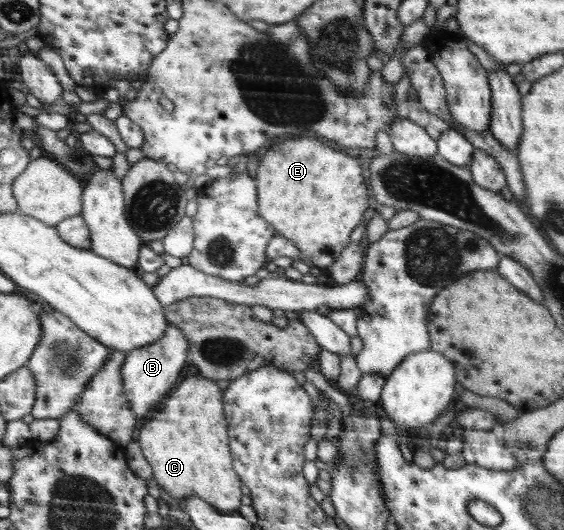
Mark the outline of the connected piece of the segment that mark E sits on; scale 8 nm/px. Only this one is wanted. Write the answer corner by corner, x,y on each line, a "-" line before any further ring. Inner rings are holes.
314,137
285,139
267,146
258,165
256,185
260,185
260,213
272,221
280,235
298,246
304,258
312,260
314,267
323,270
335,264
338,255
343,254
342,249
348,247
350,233
358,227
364,211
368,209
368,191
356,154
351,155
344,149
337,149

